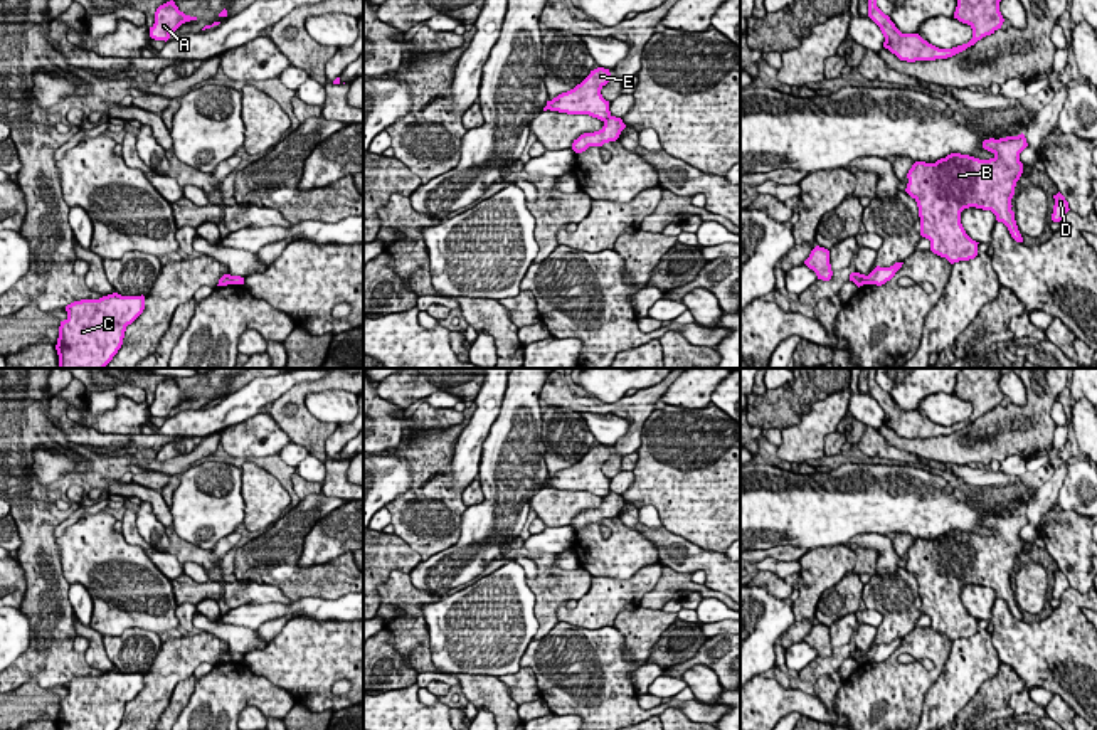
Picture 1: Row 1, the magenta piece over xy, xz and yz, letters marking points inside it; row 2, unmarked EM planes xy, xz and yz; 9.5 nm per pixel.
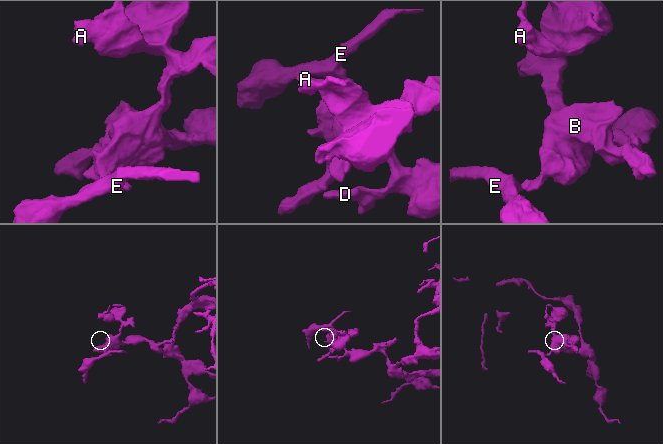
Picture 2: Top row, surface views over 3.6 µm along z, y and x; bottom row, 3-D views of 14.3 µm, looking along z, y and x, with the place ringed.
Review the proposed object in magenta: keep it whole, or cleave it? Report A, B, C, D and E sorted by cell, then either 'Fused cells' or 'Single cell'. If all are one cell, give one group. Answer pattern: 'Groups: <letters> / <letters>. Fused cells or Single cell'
Groups: A B D / C E. Fused cells

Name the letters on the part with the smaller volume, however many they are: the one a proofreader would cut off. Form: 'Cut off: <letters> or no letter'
Cut off: C, E

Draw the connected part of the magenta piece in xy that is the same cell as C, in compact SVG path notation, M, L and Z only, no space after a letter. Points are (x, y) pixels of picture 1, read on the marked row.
M118 293L99 299L81 299L66 306L67 318L61 321L57 338L59 368L104 368L123 345L126 326L145 309L145 296Z

